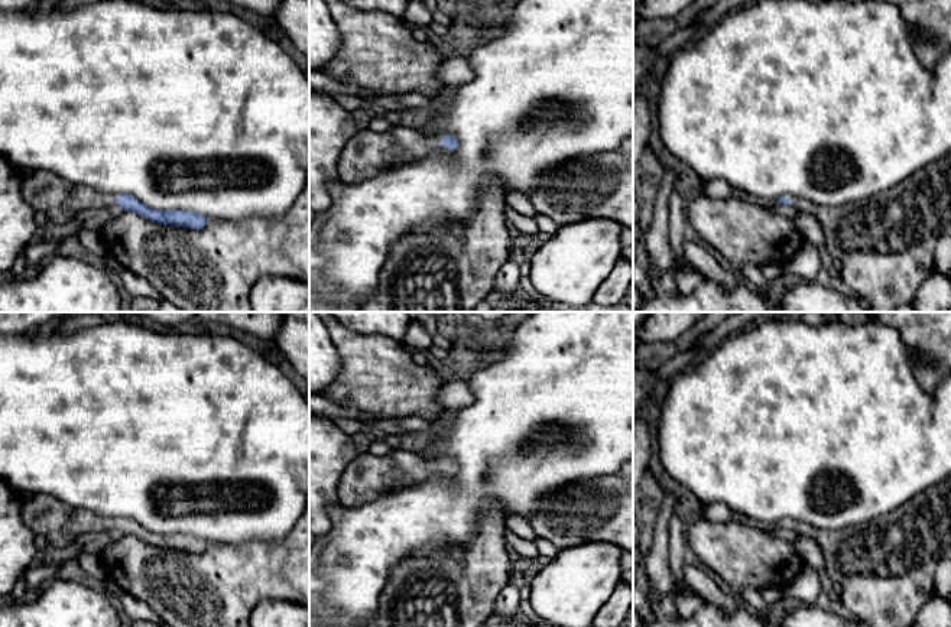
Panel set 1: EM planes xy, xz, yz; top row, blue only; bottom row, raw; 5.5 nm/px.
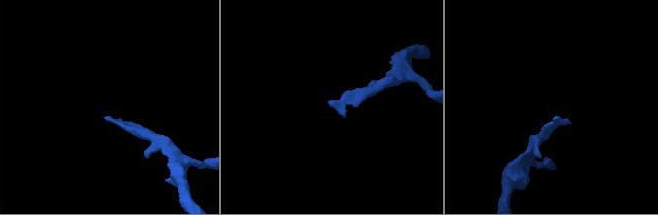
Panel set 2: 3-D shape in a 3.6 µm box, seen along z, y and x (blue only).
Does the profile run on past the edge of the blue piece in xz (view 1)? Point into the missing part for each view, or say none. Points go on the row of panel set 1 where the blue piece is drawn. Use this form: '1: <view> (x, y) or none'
1: none

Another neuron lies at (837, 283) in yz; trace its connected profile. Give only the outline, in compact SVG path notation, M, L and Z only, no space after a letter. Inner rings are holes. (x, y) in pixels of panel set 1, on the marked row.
M830 267L830 279L832 289L838 290L843 295L854 296L853 292L843 282L840 269Z

